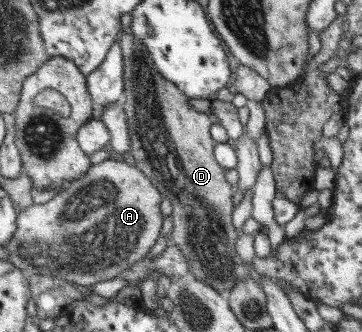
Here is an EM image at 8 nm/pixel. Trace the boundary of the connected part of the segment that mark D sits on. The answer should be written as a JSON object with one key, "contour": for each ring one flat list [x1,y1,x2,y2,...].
{"contour":[[133,33,121,34,119,39,124,54,126,82,126,94,122,102,128,114,132,135,136,140,132,145,130,160,153,181,160,189,161,195,171,203,174,223,172,242,189,260,190,268,194,272,193,277,228,296,237,282,249,277,249,266,239,258,235,250,235,244,241,238,241,232,235,228,231,218,235,212,233,196,236,190,225,175,226,169,216,159,214,152,216,142,211,138,213,120,206,111,195,110,189,102,190,96,158,71,146,44,140,43]]}

